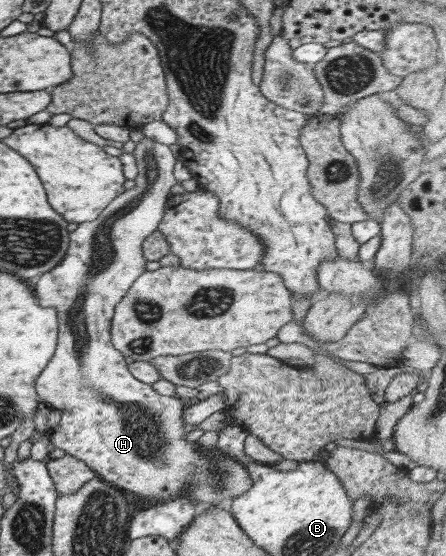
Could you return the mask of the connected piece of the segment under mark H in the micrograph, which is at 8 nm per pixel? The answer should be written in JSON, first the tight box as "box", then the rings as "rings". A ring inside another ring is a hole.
{"box":[34,137,254,511],"rings":[[[144,137],[136,144],[133,155],[138,171],[134,179],[136,186],[126,190],[94,221],[80,223],[76,230],[70,232],[64,257],[54,269],[44,273],[34,287],[40,297],[38,303],[42,303],[42,307],[54,307],[58,311],[60,323],[56,353],[36,379],[36,391],[40,401],[50,403],[61,415],[59,424],[48,432],[52,445],[86,462],[103,481],[156,503],[184,493],[198,508],[214,505],[230,511],[232,501],[254,485],[246,468],[248,463],[236,460],[234,456],[228,456],[218,449],[216,452],[207,452],[198,442],[187,441],[184,437],[193,426],[184,422],[182,415],[189,403],[176,395],[160,395],[152,388],[152,384],[132,376],[124,354],[111,341],[111,323],[116,305],[136,279],[146,272],[147,259],[144,258],[143,243],[162,221],[170,190],[178,183],[174,178],[178,157],[170,150],[170,146]]]}

